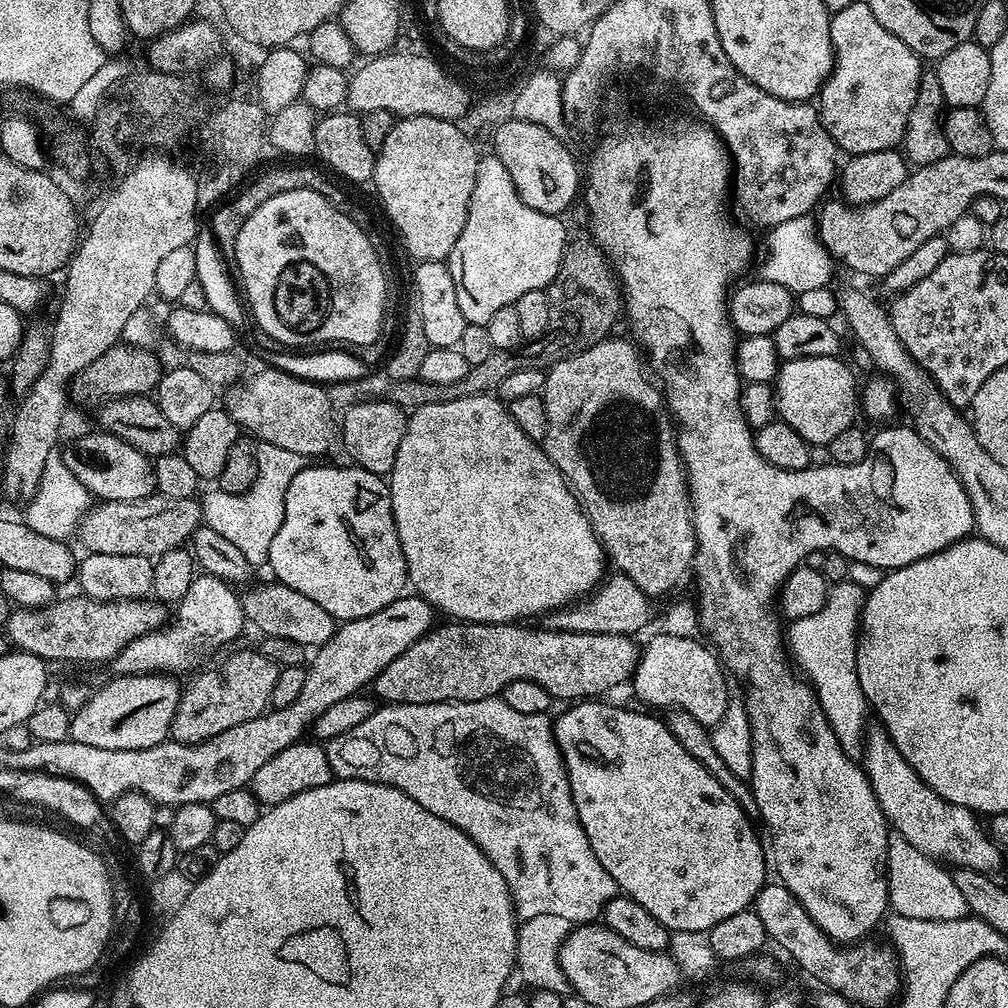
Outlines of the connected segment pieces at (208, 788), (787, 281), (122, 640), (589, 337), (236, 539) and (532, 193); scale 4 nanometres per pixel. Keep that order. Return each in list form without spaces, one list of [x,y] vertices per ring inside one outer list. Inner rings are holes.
[[[415,594],[399,596],[390,606],[382,611],[370,614],[366,618],[343,621],[335,629],[333,636],[327,644],[315,649],[316,657],[306,668],[306,682],[302,682],[302,690],[298,690],[298,698],[290,702],[285,708],[272,708],[265,711],[258,718],[250,718],[250,722],[242,722],[242,726],[233,726],[230,730],[222,730],[212,740],[201,744],[177,744],[165,742],[158,746],[150,746],[146,750],[102,750],[102,746],[86,746],[86,742],[74,739],[62,742],[46,742],[41,744],[33,742],[28,749],[21,752],[10,752],[9,765],[16,769],[39,769],[54,776],[64,776],[76,780],[88,788],[101,802],[111,802],[128,792],[139,792],[140,795],[150,798],[152,803],[167,804],[170,808],[181,808],[184,804],[211,804],[218,794],[226,794],[226,790],[245,787],[254,778],[254,774],[265,762],[270,762],[278,750],[286,750],[286,746],[297,743],[303,732],[307,733],[312,724],[334,702],[342,702],[342,698],[350,698],[361,690],[367,689],[380,672],[394,661],[412,643],[433,630],[434,609],[422,597]]]
[[[813,215],[782,222],[769,229],[767,236],[767,254],[760,272],[763,279],[778,282],[798,296],[816,287],[825,288],[832,282],[836,262],[820,240],[819,225]]]
[[[75,594],[69,600],[63,600],[63,598],[57,598],[48,604],[45,608],[21,608],[17,607],[15,610],[9,611],[8,622],[6,625],[6,635],[8,637],[8,643],[13,649],[29,652],[37,656],[39,660],[45,662],[51,662],[51,660],[57,660],[60,664],[100,664],[103,660],[108,662],[115,661],[116,657],[122,654],[124,647],[129,646],[135,639],[142,638],[143,635],[148,635],[151,632],[158,631],[163,628],[166,621],[169,619],[170,612],[163,603],[155,598],[125,598],[122,600],[91,600],[89,596],[83,594]]]
[[[585,238],[575,244],[569,243],[564,250],[564,257],[558,266],[558,274],[546,289],[549,296],[559,298],[564,296],[564,312],[553,311],[550,318],[548,333],[529,352],[513,350],[511,352],[492,351],[490,358],[478,362],[478,366],[469,368],[466,378],[462,382],[454,382],[450,386],[434,386],[430,382],[421,380],[394,380],[387,386],[387,399],[405,410],[415,410],[427,404],[441,404],[457,400],[463,396],[486,396],[495,393],[496,387],[504,381],[514,370],[538,368],[547,370],[558,360],[565,360],[567,356],[578,354],[600,340],[609,339],[616,319],[622,316],[622,289],[612,265],[603,250],[591,239]]]
[[[261,443],[257,447],[256,457],[258,478],[244,492],[230,494],[213,490],[203,493],[202,520],[207,527],[218,530],[222,538],[230,538],[230,542],[234,542],[234,546],[238,546],[238,550],[246,554],[252,565],[260,566],[267,561],[270,542],[274,534],[278,534],[278,526],[282,526],[286,490],[290,482],[294,482],[294,474],[298,474],[306,466],[306,458],[302,454],[294,454],[291,450],[266,443]]]
[[[513,119],[495,125],[493,132],[496,132],[492,136],[494,154],[506,166],[510,178],[514,178],[514,190],[518,190],[526,206],[534,206],[542,214],[560,216],[575,200],[577,203],[582,172],[576,169],[576,160],[563,139],[540,125]]]

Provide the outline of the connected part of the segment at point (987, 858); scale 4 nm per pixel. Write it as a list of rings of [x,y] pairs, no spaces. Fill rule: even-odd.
[[[883,726],[875,727],[869,727],[866,732],[862,767],[889,825],[912,846],[922,850],[922,854],[945,865],[969,868],[985,874],[995,873],[995,868],[1000,864],[1002,849],[992,839],[989,829],[980,825],[981,817],[969,808],[942,798],[926,782],[922,782],[914,766],[902,758],[898,746],[894,746],[888,736],[888,731]]]

